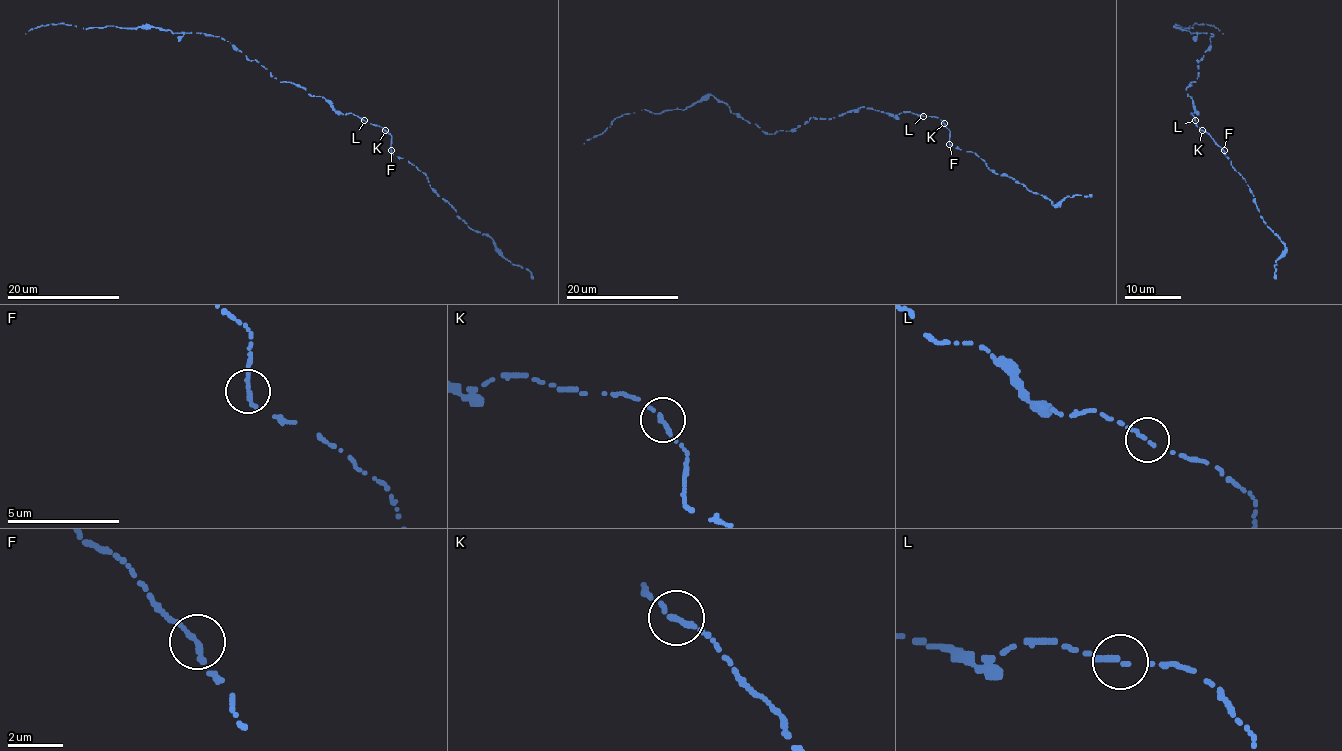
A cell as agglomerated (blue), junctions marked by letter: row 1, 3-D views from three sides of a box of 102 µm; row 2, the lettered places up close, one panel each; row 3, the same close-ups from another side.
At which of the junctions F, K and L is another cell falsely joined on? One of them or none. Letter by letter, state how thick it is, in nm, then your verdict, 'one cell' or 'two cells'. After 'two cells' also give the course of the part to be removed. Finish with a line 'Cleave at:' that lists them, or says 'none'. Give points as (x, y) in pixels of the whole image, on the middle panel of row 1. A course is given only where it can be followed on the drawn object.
F: 260 nm thick; one cell
K: 240 nm thick; one cell
L: 240 nm thick; one cell
Cleave at: none

